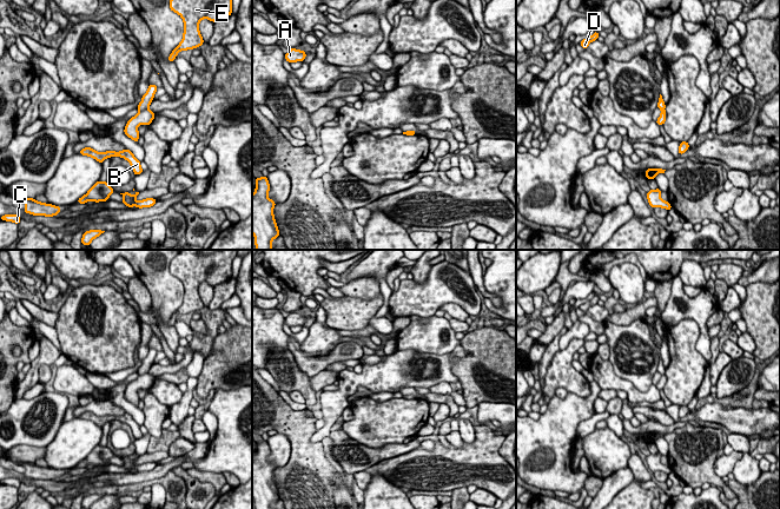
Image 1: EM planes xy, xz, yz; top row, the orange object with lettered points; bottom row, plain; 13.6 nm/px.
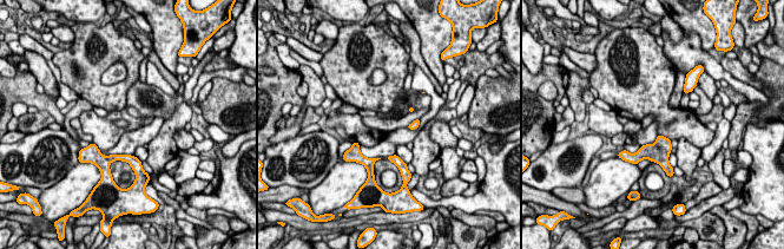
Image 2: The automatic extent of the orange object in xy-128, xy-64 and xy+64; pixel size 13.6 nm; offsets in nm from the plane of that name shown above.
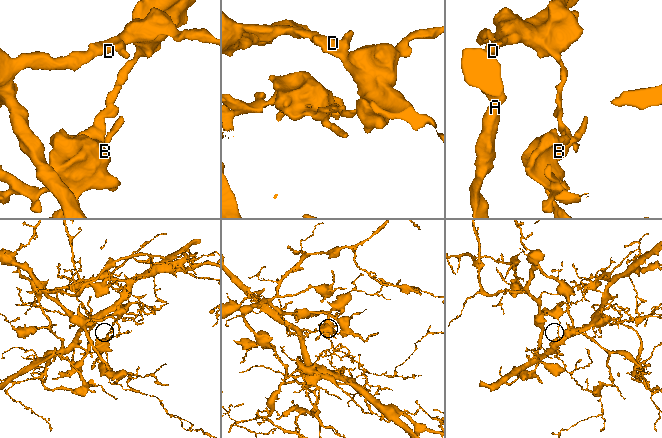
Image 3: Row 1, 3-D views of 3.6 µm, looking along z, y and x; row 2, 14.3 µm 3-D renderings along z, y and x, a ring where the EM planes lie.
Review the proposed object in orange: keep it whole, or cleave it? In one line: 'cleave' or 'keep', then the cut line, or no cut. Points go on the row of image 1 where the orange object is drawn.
cleave; cut in xy along (147, 107), (139, 111)

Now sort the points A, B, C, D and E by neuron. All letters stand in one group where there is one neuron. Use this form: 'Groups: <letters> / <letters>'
Groups: A D E / B C

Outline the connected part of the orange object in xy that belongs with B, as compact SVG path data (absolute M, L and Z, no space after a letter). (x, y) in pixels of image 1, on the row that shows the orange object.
M85 147L79 152L79 154L92 157L92 158L94 158L97 161L99 161L101 164L106 158L111 158L111 157L114 157L114 156L121 157L121 158L126 159L131 164L132 170L133 170L135 176L143 173L140 161L127 148L125 148L124 151L120 151L120 152L115 152L115 151L97 152L91 147Z

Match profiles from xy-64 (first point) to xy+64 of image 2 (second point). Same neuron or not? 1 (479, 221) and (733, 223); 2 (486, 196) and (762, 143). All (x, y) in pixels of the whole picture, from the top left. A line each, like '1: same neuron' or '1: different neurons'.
1: different neurons
2: same neuron

